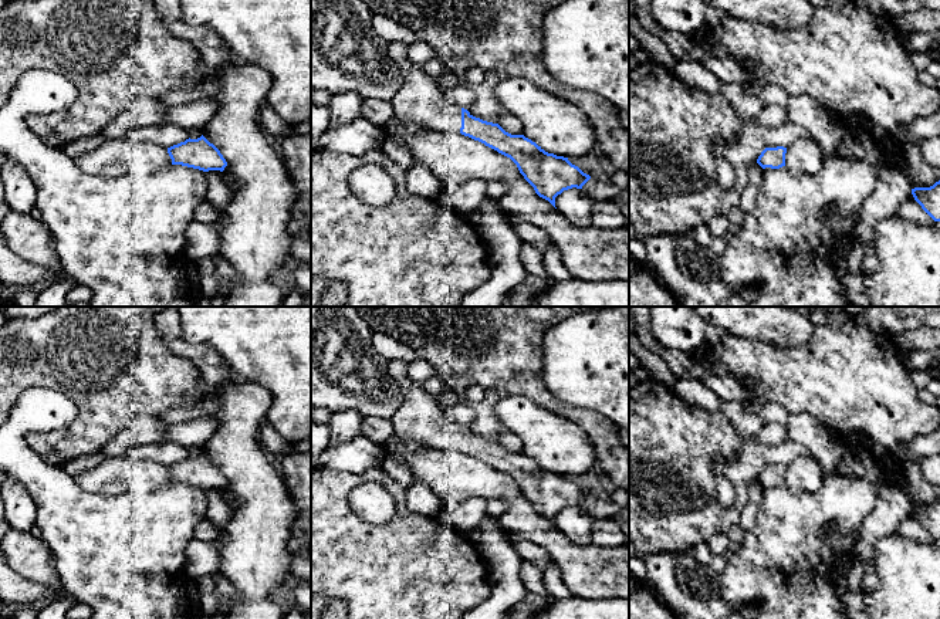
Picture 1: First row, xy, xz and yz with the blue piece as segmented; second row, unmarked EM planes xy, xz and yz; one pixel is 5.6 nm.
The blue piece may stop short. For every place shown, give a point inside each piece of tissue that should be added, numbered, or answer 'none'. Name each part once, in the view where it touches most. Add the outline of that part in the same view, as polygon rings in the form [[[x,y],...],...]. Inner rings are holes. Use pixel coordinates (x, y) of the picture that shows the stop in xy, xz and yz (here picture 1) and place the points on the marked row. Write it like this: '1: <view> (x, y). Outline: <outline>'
1: xz (421, 101). Outline: [[[388,43],[386,53],[405,75],[405,85],[390,101],[393,115],[429,131],[461,128],[461,108],[452,102],[433,77],[408,58],[406,43]]]

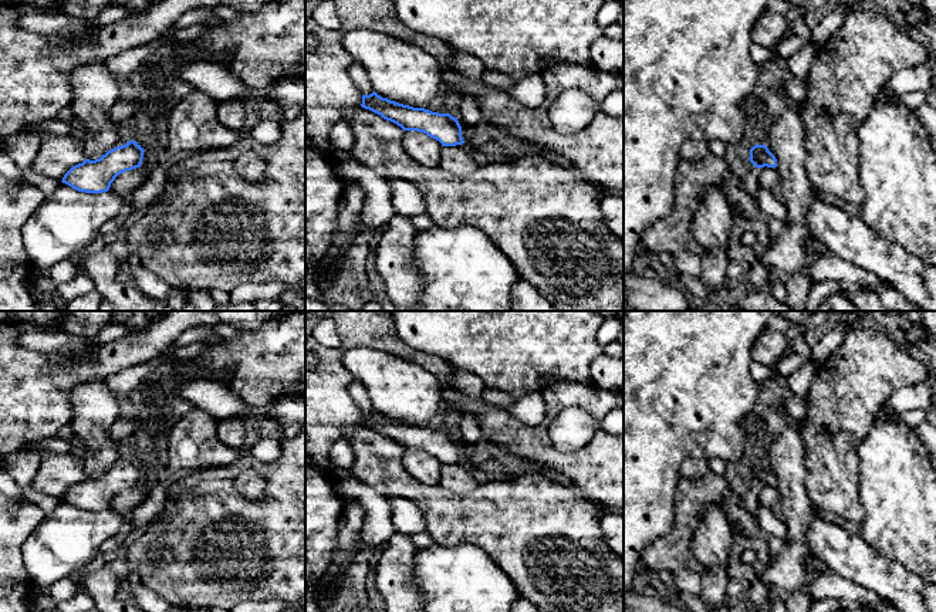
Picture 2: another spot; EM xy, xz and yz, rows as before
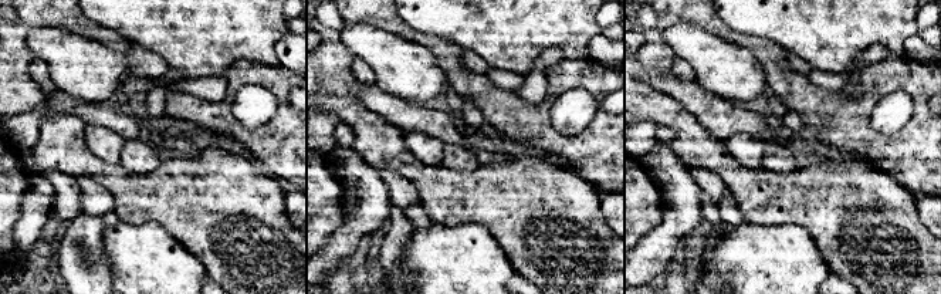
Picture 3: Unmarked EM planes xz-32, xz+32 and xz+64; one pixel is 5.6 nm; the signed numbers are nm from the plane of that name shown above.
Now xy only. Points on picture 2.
none

